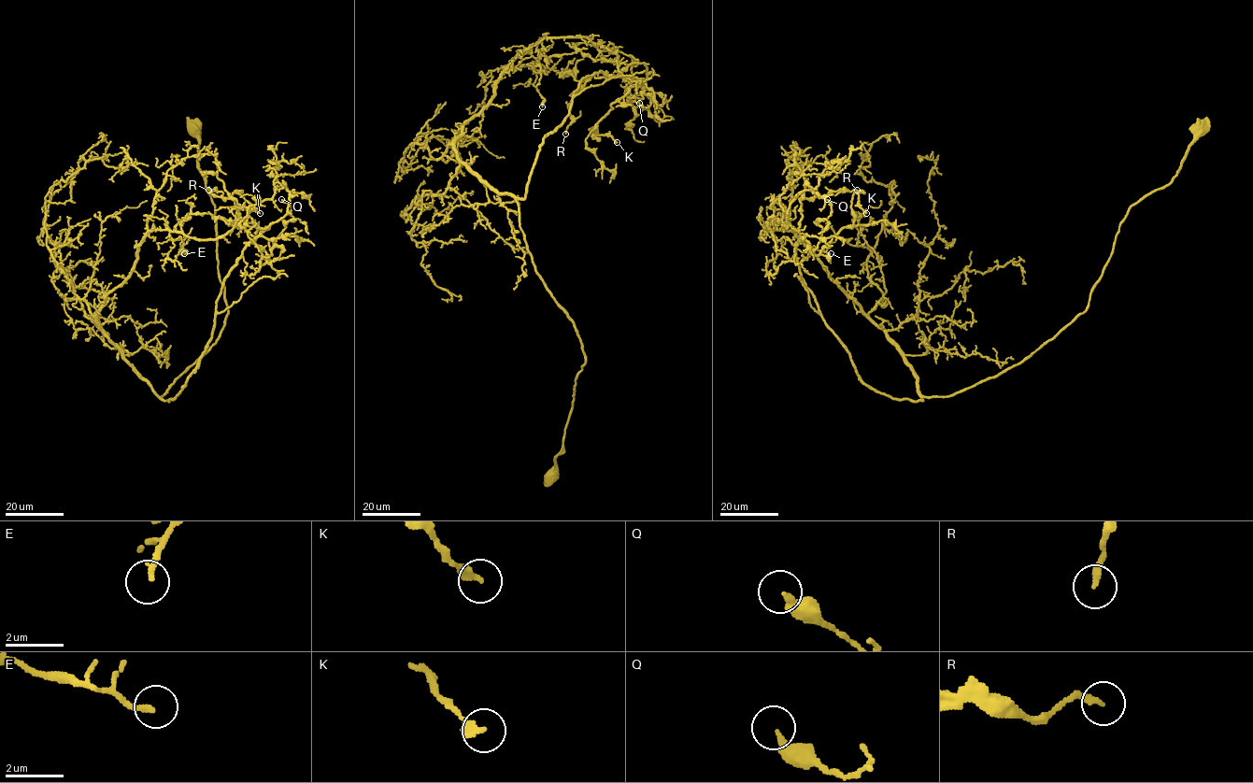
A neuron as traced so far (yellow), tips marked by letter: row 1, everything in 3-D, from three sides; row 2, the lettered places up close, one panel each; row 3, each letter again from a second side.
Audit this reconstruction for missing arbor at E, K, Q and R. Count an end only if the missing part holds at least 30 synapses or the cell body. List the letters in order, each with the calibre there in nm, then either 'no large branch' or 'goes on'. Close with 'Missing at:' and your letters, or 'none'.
E: 160 nm | no large branch
K: 240 nm | no large branch
Q: 240 nm | no large branch
R: 200 nm | no large branch
Missing at: none

